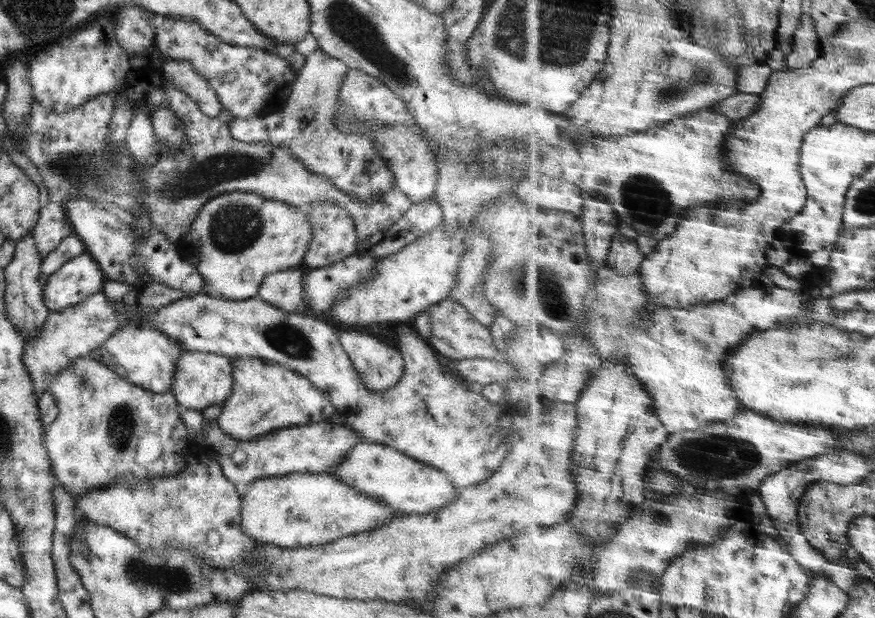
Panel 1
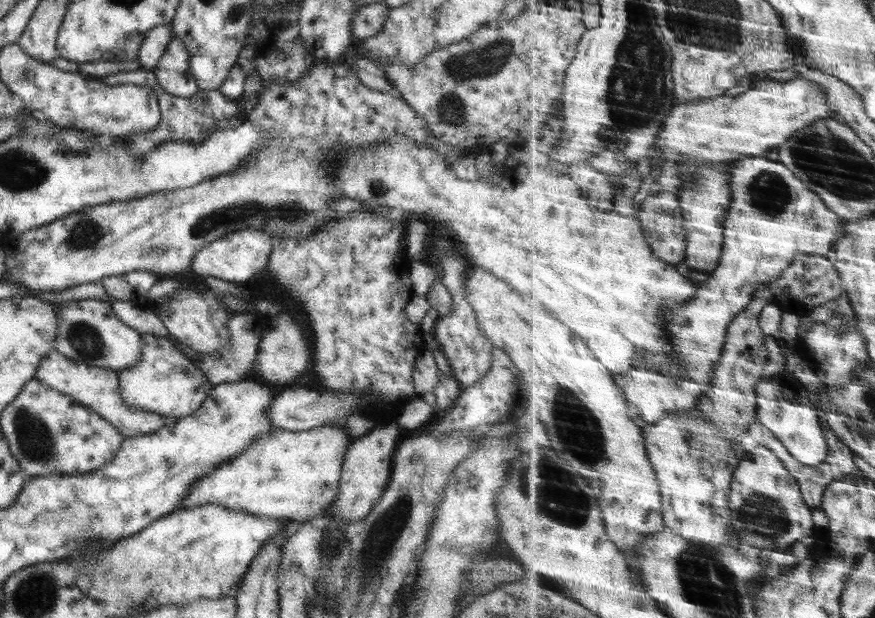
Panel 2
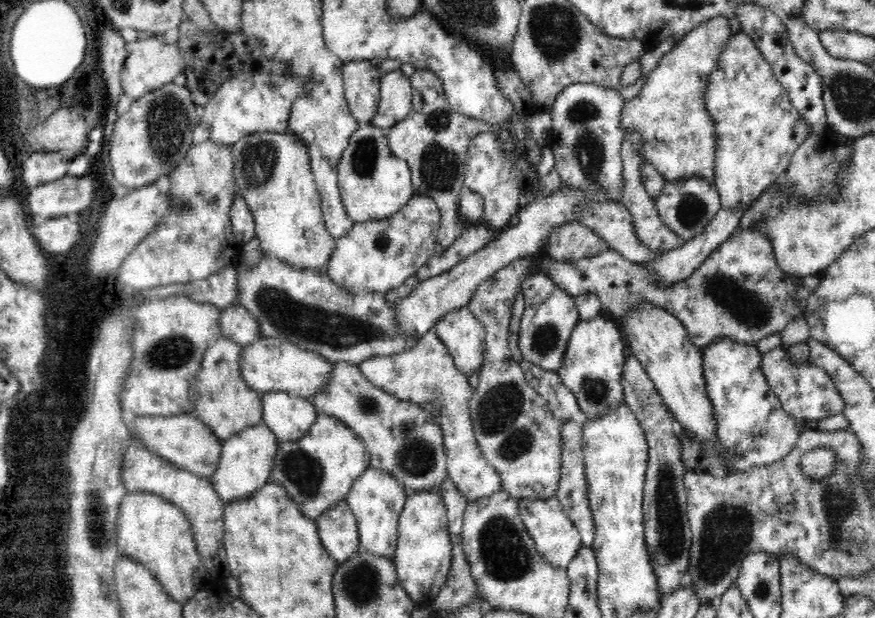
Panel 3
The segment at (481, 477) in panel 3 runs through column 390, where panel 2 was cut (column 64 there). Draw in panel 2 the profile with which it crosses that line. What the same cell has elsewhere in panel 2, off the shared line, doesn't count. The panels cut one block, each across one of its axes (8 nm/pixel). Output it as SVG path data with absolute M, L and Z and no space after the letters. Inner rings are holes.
M54 349L39 362L34 378L46 384L49 388L68 396L77 404L96 412L103 420L113 425L113 428L117 428L117 432L123 438L155 432L169 420L167 417L149 411L128 407L119 396L117 373L111 369L81 363L76 364Z

